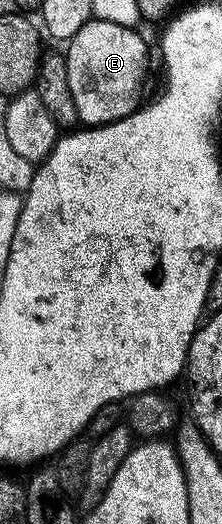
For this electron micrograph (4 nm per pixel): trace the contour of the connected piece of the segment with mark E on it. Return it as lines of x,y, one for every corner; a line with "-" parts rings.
93,18
74,38
68,39
69,50
64,51
67,68
67,84
71,88
71,96
75,96
75,108
78,119
86,127
106,126
112,122
123,120
128,114
138,109
141,98
141,85
145,82
145,69
149,66
149,50
138,31
132,26
115,24
102,18

